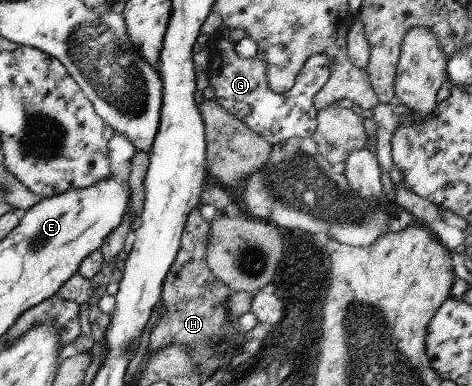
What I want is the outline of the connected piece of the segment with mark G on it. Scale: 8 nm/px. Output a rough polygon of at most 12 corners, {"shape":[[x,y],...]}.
{"shape":[[216,31],[204,66],[216,102],[271,145],[315,134],[335,60],[316,53],[276,93],[266,60]]}

